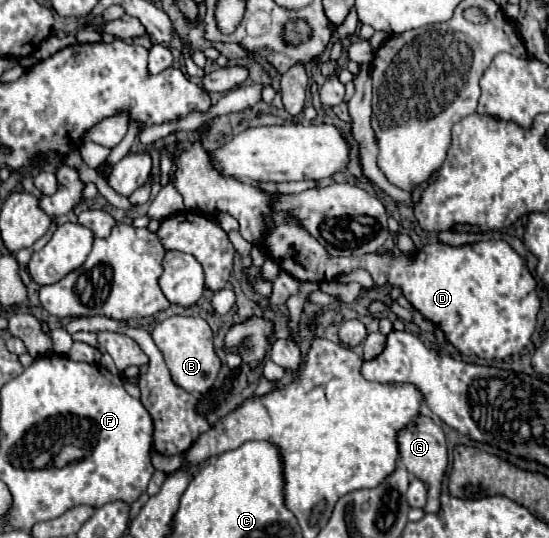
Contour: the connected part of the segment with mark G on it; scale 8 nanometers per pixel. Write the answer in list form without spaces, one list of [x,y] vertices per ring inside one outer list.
[[[419,415],[405,429],[399,431],[397,445],[399,445],[399,463],[405,465],[409,473],[413,473],[415,477],[419,477],[421,481],[429,485],[429,497],[423,511],[425,513],[439,511],[439,491],[441,491],[445,469],[447,469],[447,445],[445,445],[445,435],[441,427],[433,423],[427,415]]]

